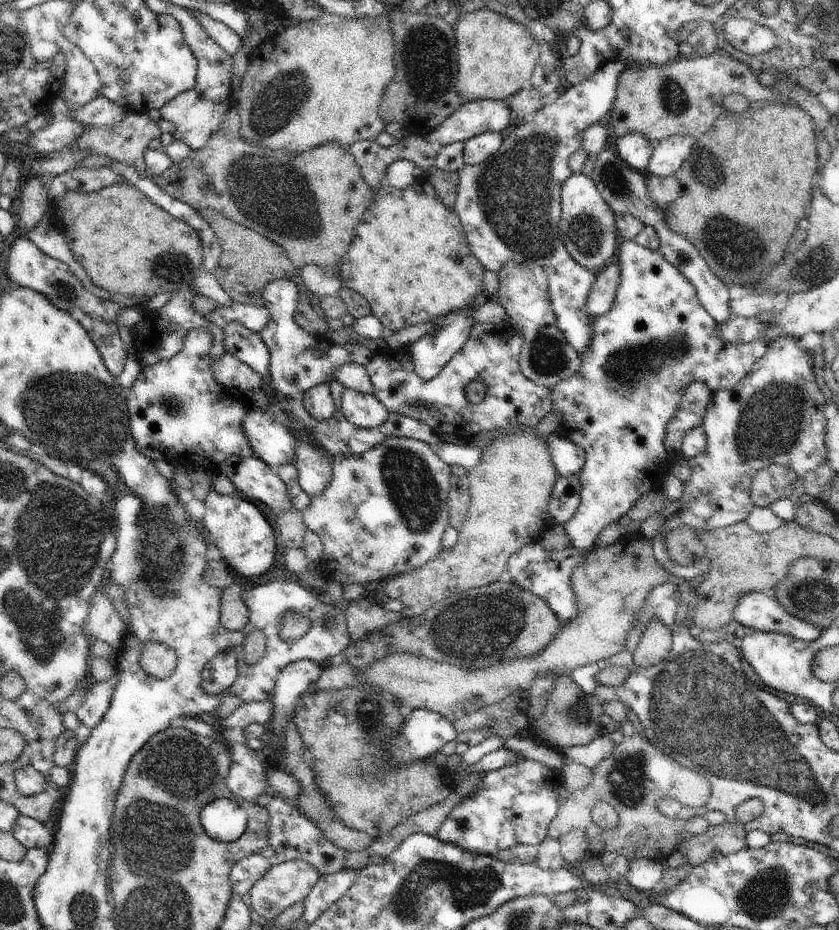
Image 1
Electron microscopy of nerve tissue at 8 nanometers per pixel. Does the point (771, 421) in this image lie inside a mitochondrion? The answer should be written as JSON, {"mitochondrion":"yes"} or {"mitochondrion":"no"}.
{"mitochondrion":"yes"}

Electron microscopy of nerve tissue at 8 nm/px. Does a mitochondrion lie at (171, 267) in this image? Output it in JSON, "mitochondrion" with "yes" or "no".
{"mitochondrion":"yes"}

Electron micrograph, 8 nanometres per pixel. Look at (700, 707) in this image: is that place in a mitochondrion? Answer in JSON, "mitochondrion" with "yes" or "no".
{"mitochondrion":"yes"}

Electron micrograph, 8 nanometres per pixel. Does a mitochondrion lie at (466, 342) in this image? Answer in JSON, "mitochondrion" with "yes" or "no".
{"mitochondrion":"no"}

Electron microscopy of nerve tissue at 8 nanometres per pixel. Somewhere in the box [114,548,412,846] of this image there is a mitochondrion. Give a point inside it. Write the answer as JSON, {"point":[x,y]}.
{"point":[184,767]}

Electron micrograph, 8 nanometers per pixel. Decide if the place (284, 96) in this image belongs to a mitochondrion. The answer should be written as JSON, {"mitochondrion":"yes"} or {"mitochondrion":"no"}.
{"mitochondrion":"yes"}

